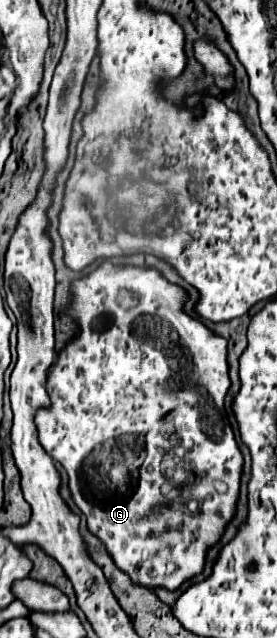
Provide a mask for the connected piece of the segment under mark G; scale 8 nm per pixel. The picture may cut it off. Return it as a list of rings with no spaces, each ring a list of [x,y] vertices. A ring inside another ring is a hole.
[[[104,262],[100,268],[90,272],[88,276],[84,276],[80,280],[74,280],[72,292],[74,292],[74,302],[66,312],[74,320],[78,320],[82,332],[80,332],[78,338],[68,342],[68,346],[60,352],[58,362],[48,372],[48,386],[46,388],[50,392],[52,406],[38,410],[38,414],[34,418],[34,422],[38,426],[40,444],[44,446],[44,450],[56,462],[60,462],[66,468],[66,472],[70,476],[68,486],[72,490],[76,506],[88,518],[88,528],[106,544],[106,550],[114,558],[116,566],[120,570],[128,572],[130,578],[134,582],[140,582],[142,586],[148,586],[148,588],[164,586],[168,590],[176,590],[184,580],[202,572],[206,550],[212,544],[218,542],[218,538],[224,532],[224,526],[230,522],[230,518],[234,516],[234,510],[236,510],[236,500],[238,500],[238,490],[240,490],[240,474],[242,474],[242,452],[236,444],[232,426],[230,426],[226,410],[224,410],[224,396],[230,388],[228,362],[226,362],[226,340],[212,334],[196,318],[190,318],[188,314],[184,314],[182,304],[186,300],[186,292],[182,288],[170,284],[168,280],[164,280],[160,276],[160,272],[156,272],[156,270],[134,268],[134,266],[120,268],[120,266],[112,266],[110,262]],[[178,456],[184,456],[184,458],[190,456],[190,462],[198,462],[196,464],[198,468],[192,466],[192,472],[196,472],[196,474],[188,474],[188,476],[194,478],[192,482],[188,482],[184,486],[178,486],[178,488],[170,486],[170,490],[166,492],[166,490],[162,490],[160,484],[162,484],[168,468],[174,466],[174,470],[178,470],[176,468],[176,458]],[[214,482],[224,482],[228,486],[228,490],[218,492]]]

